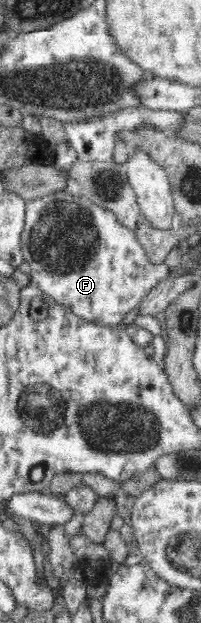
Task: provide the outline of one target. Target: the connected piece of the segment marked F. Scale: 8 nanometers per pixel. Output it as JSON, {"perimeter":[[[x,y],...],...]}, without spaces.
{"perimeter":[[[67,190],[28,200],[21,252],[31,267],[31,280],[44,294],[102,326],[124,325],[128,311],[172,272],[165,263],[152,265],[135,232],[116,222],[112,213]]]}

